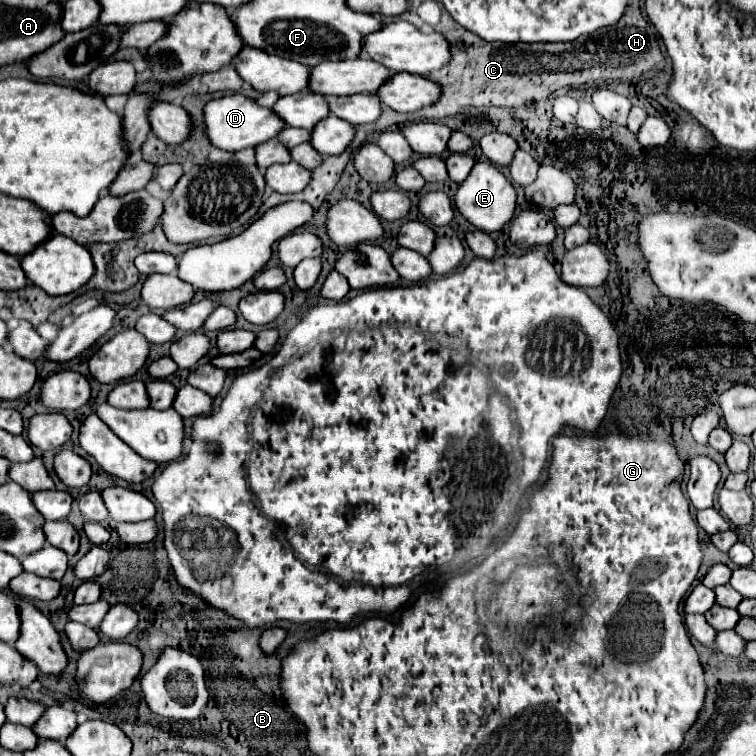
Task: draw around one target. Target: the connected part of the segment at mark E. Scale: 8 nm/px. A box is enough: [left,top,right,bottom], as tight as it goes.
[455,161,517,233]

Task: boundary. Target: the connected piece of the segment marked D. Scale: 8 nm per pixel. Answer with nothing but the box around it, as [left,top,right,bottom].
[205,93,285,153]

